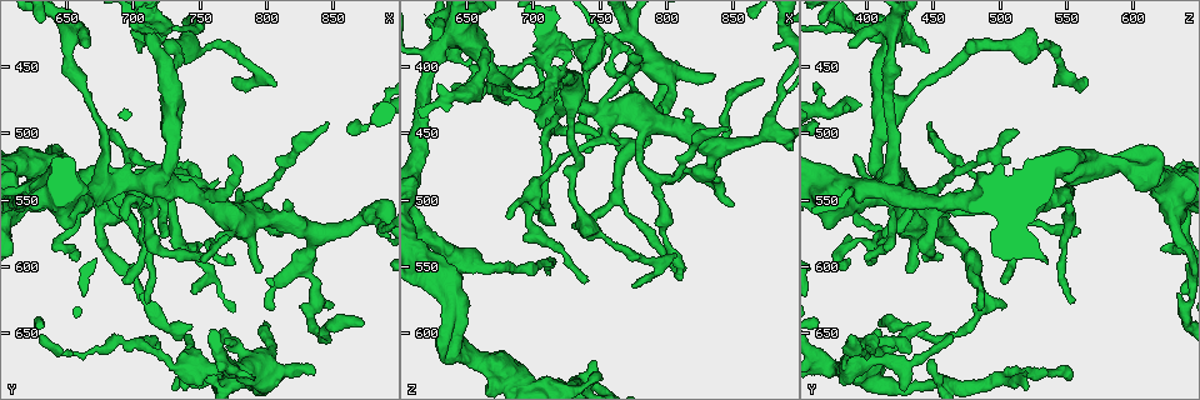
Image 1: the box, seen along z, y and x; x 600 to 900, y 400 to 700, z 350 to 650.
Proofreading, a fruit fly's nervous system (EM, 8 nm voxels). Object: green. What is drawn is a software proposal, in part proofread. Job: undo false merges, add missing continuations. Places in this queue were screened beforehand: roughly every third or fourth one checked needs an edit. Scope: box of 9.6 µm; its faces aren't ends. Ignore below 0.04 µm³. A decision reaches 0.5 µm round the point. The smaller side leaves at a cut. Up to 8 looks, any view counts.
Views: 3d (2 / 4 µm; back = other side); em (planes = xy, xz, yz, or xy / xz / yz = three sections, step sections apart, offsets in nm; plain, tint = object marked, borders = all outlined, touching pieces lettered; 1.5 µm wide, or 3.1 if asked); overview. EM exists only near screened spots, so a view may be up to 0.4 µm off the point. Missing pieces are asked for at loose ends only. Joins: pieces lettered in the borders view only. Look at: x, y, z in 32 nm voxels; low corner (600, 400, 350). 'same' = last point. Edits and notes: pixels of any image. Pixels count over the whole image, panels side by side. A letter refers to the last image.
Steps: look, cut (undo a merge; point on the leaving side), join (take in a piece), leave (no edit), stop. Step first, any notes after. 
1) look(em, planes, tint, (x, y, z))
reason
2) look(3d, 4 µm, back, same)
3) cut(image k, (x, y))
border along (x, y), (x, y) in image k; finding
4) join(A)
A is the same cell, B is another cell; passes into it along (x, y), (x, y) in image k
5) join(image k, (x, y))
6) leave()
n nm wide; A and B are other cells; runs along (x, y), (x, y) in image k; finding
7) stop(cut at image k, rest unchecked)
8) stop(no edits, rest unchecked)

look(em, planes, borders, (818, 550, 434))
stops while still wide

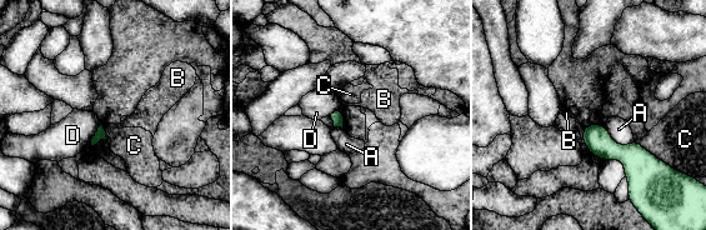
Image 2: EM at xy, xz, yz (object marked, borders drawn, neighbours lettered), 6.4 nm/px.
leave()
C touches over 240 nm; A, B, C and D are other cells; border along (582, 126), (584, 143) in image 2; no lettered piece goes on from it

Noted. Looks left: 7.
look(em, planes, borders, (828, 598, 480))
a fork

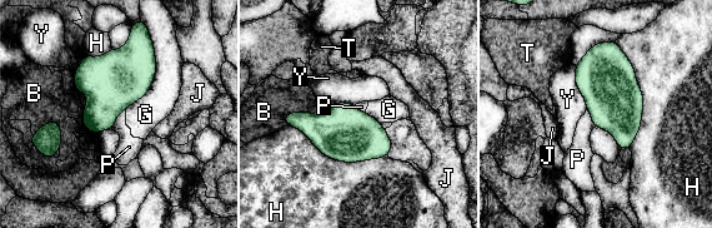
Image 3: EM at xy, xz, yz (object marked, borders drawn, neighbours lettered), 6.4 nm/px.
leave()
320 nm wide; B, G, H, J, P, T and Y are other cells; border along (143, 19), (156, 73), (125, 109) in image 3; one neuron here

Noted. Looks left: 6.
look(em, xz, step 4, tint, (776, 460, 566))
free end

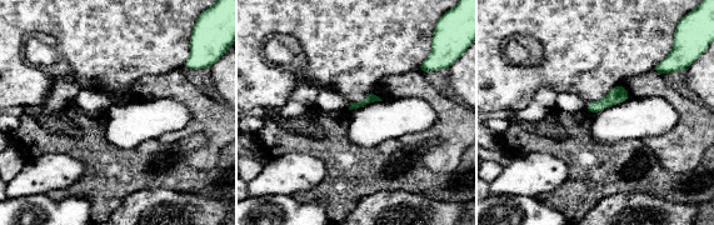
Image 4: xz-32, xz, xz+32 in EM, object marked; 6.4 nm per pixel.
look(em, planes, borders, same)

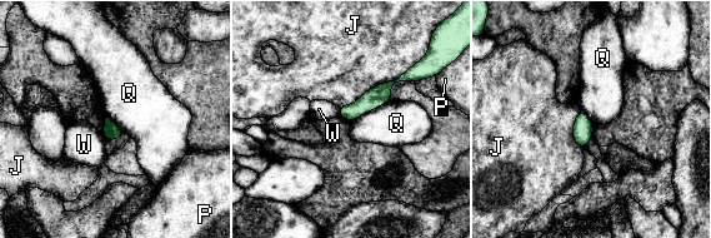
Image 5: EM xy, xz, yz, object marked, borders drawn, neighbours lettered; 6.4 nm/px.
leave()
J touches over 600 nm; J, P, Q and W are other cells; none of them fits

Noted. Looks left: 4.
stop(no edits, rest unchecked)

